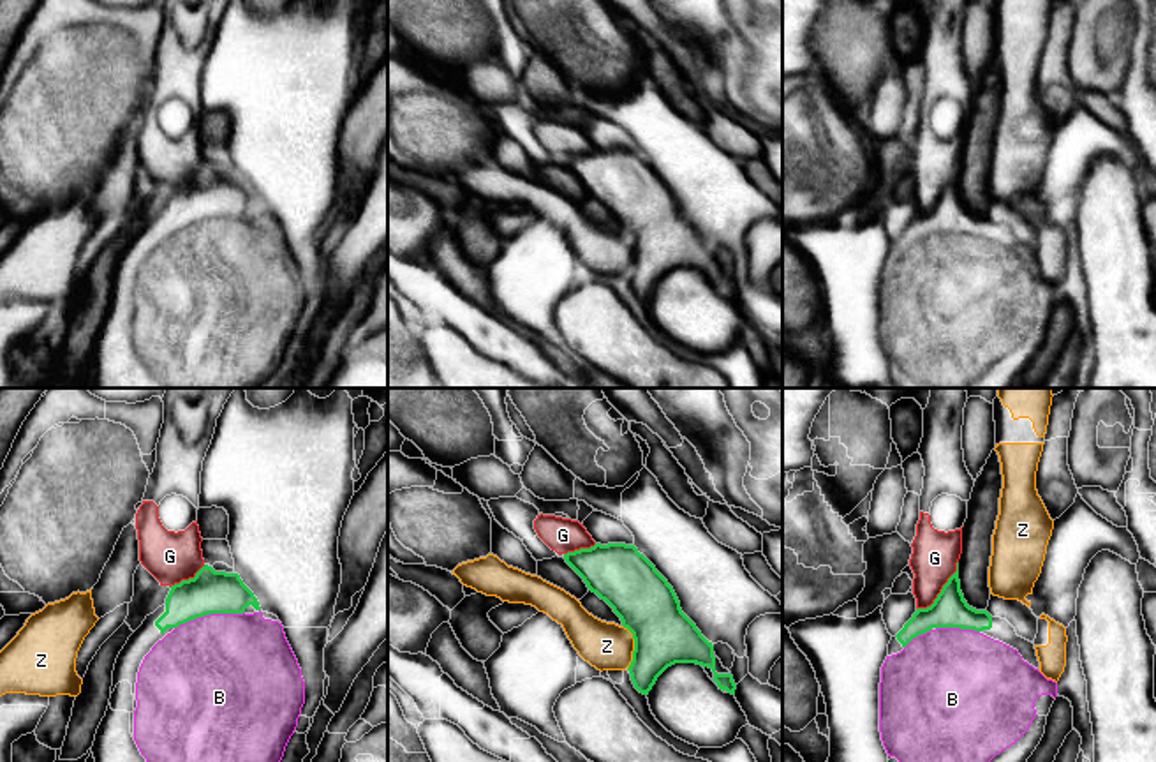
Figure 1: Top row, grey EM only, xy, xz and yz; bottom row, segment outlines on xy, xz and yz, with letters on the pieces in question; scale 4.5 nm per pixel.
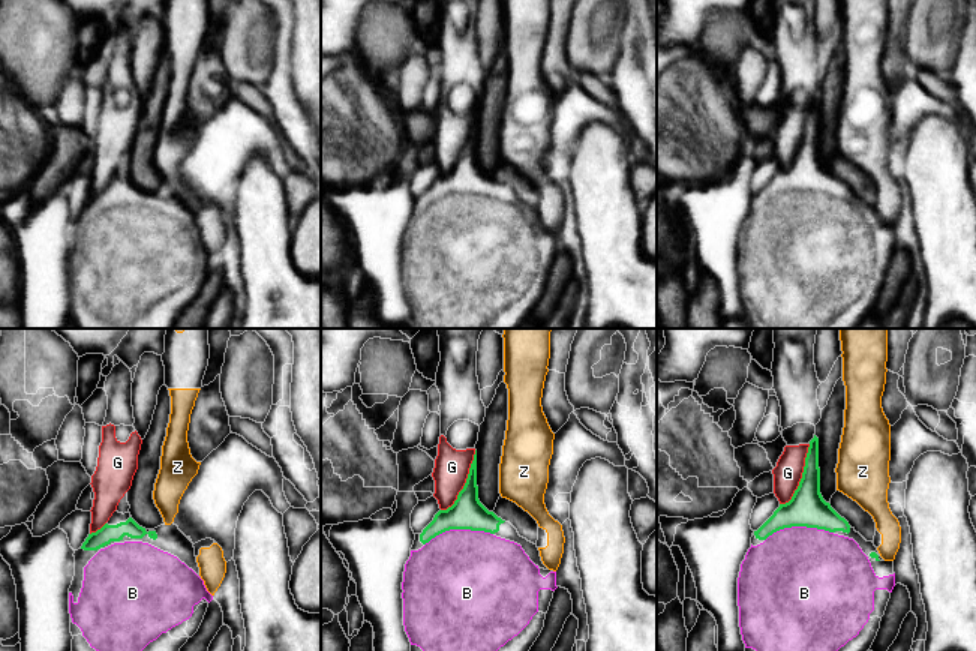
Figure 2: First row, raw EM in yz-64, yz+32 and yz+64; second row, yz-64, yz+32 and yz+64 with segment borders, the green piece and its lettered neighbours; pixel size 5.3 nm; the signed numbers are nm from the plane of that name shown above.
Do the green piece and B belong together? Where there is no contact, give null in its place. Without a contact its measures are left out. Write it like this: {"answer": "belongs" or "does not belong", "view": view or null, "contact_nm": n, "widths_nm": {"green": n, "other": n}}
{"answer": "belongs", "view": "xy", "contact_nm": 340, "widths_nm": {"green": 200, "other": 500}}

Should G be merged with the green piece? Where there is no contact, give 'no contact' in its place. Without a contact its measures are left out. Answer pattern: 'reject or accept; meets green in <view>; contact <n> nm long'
reject; meets green in yz; contact 300 nm long

